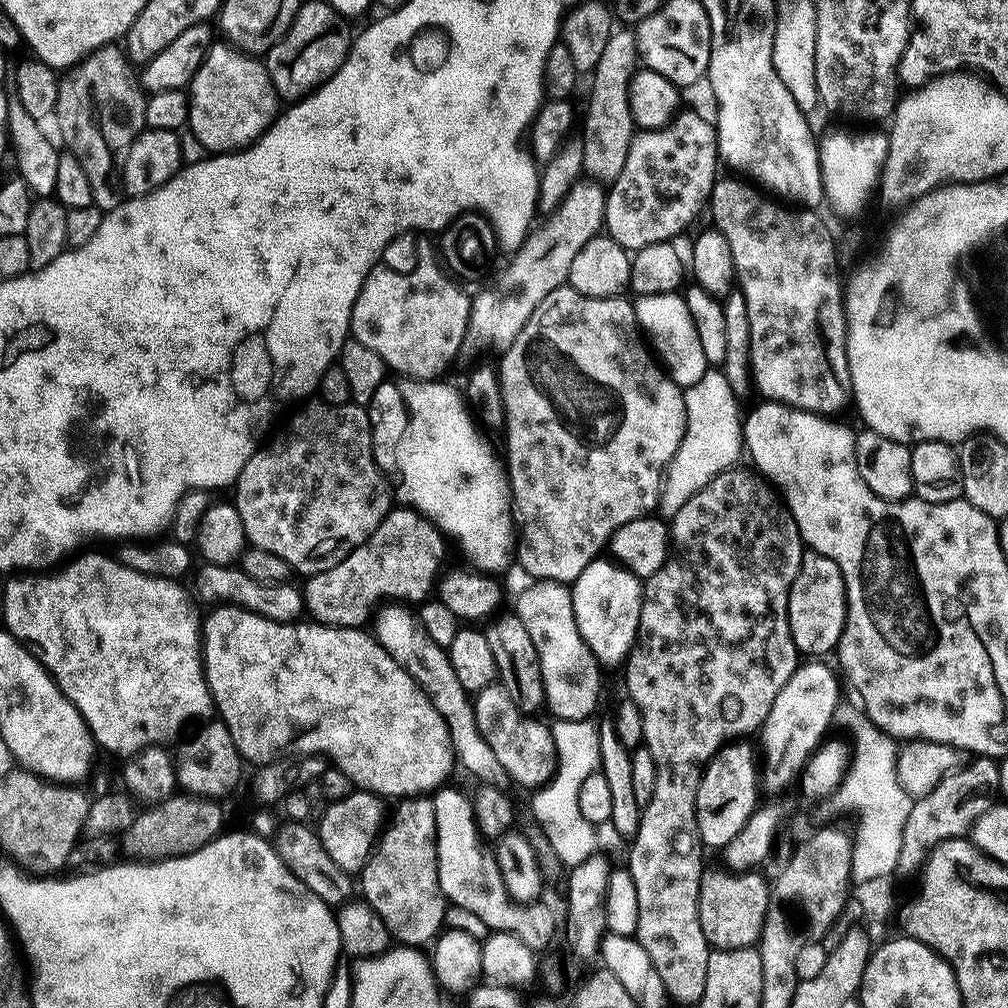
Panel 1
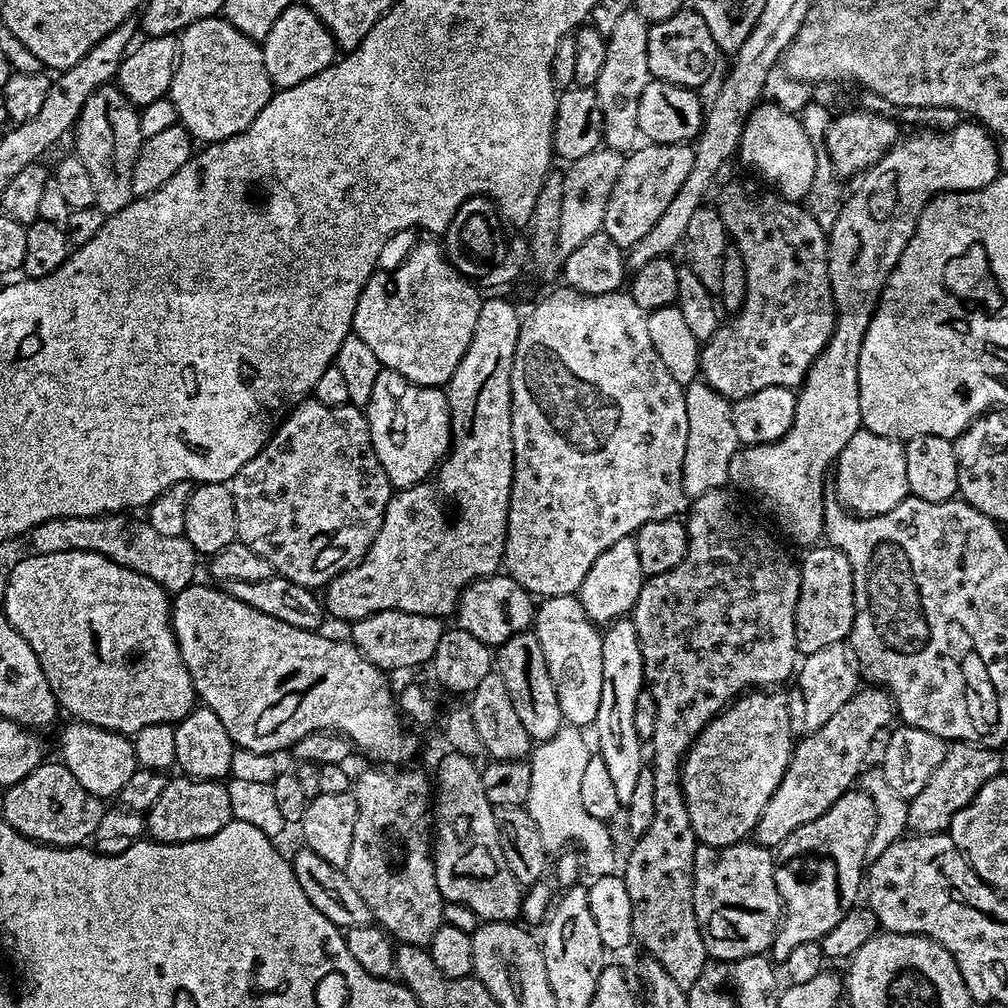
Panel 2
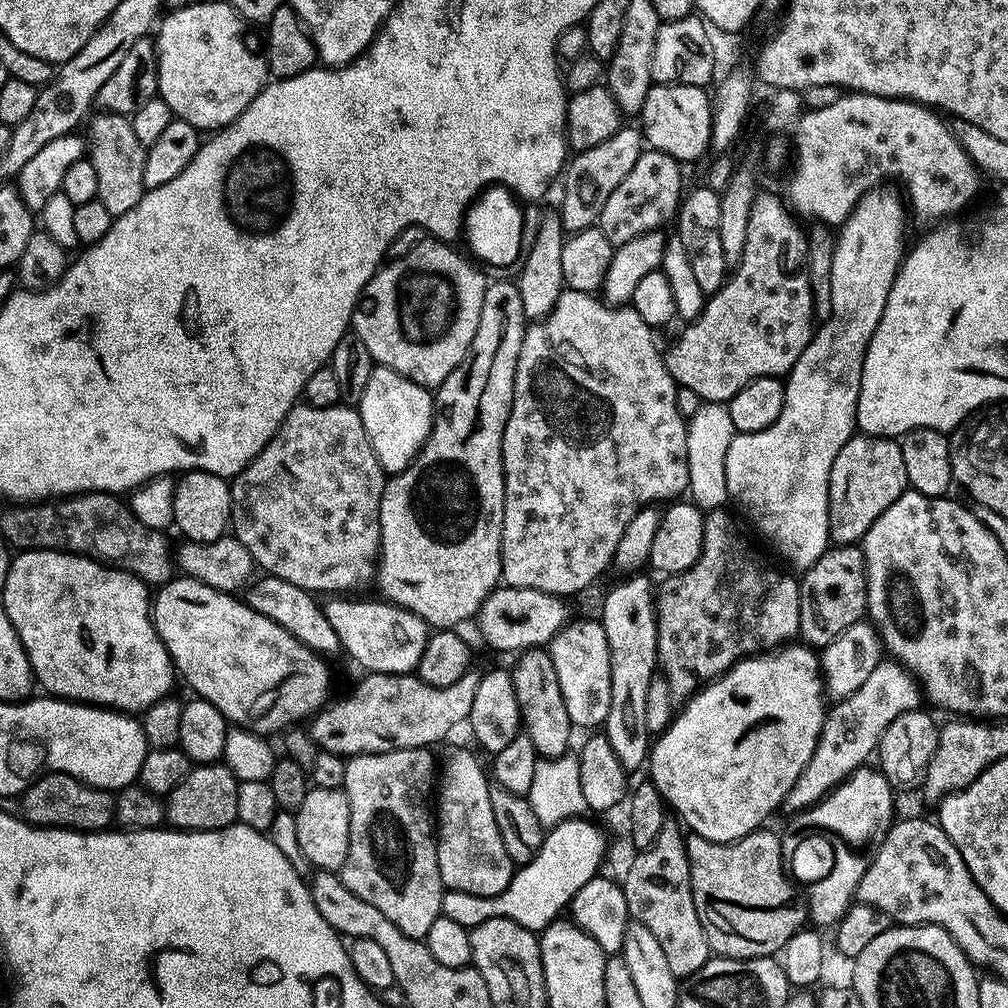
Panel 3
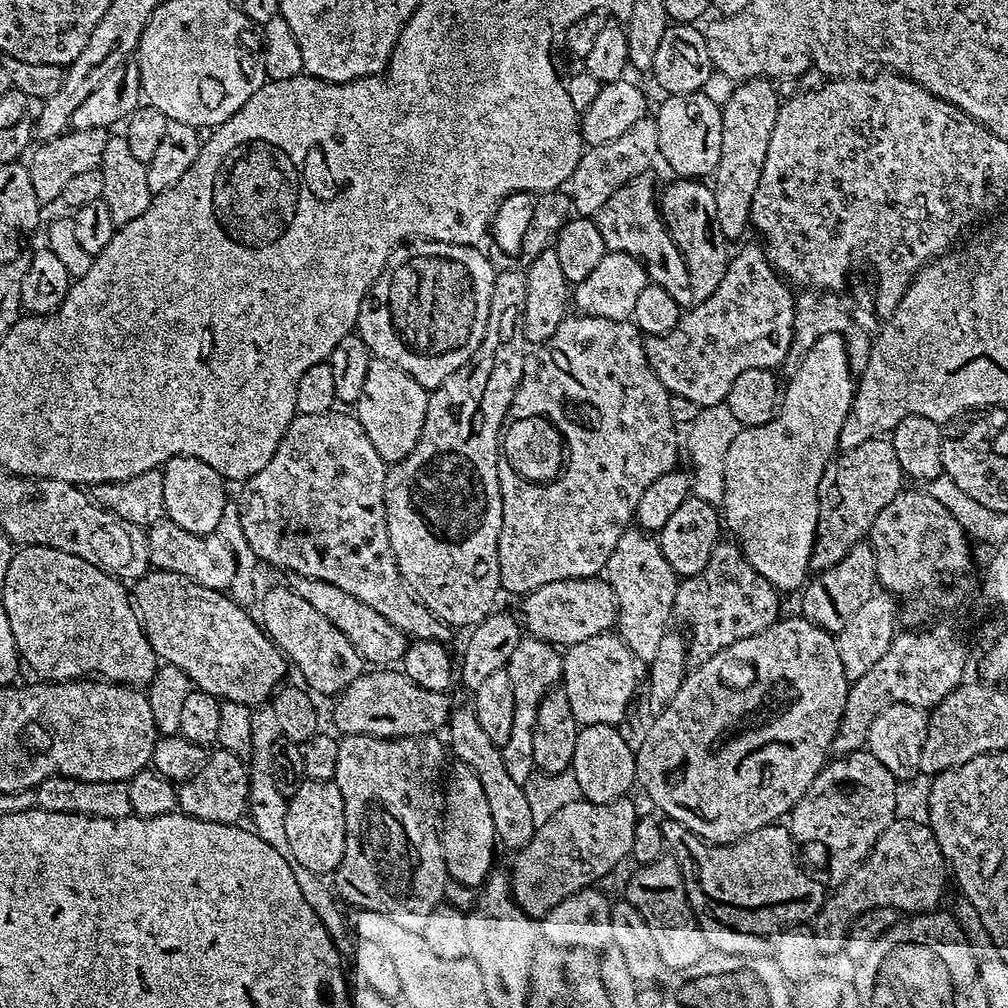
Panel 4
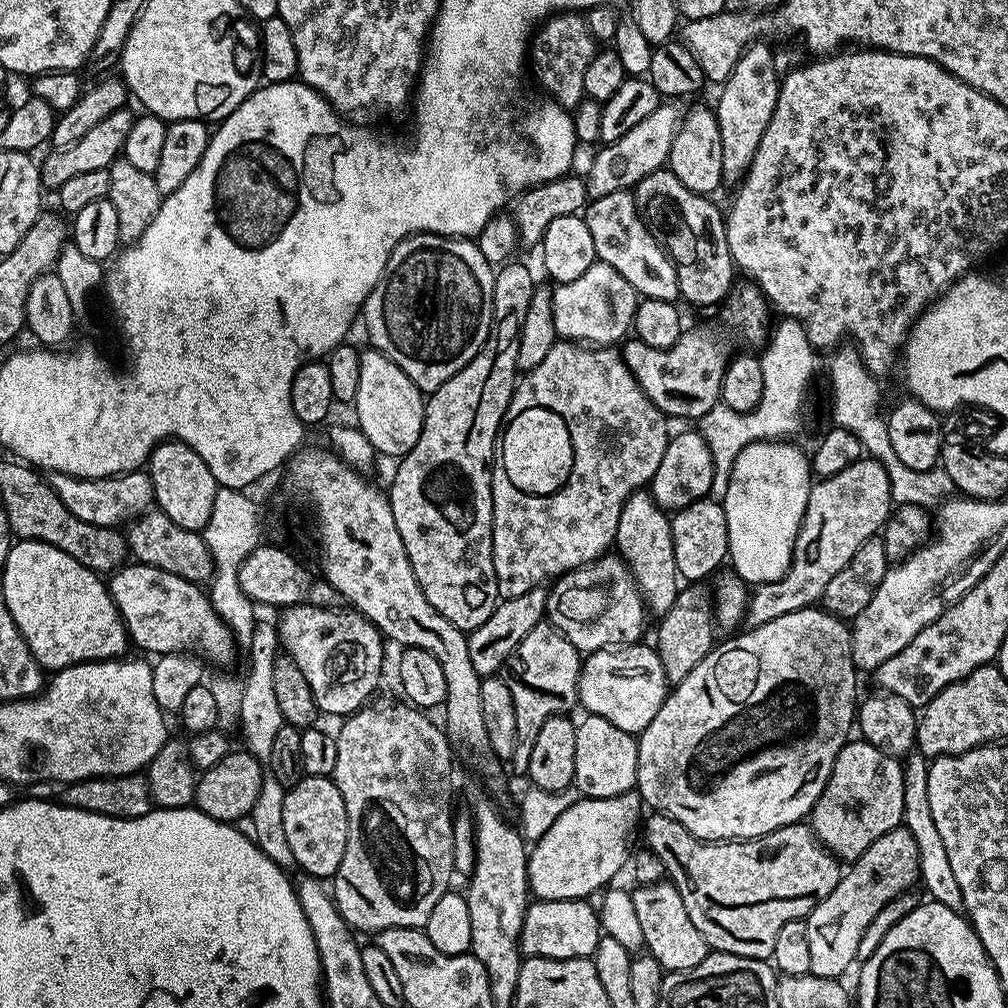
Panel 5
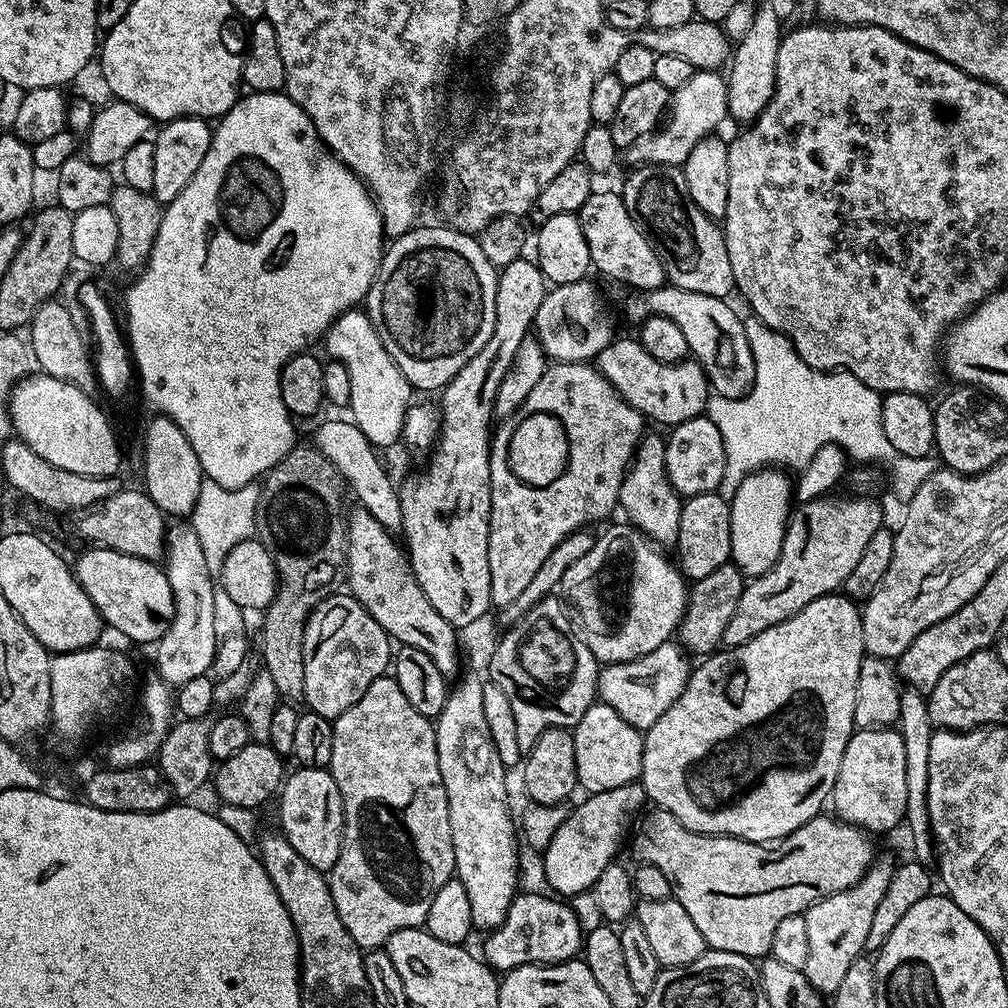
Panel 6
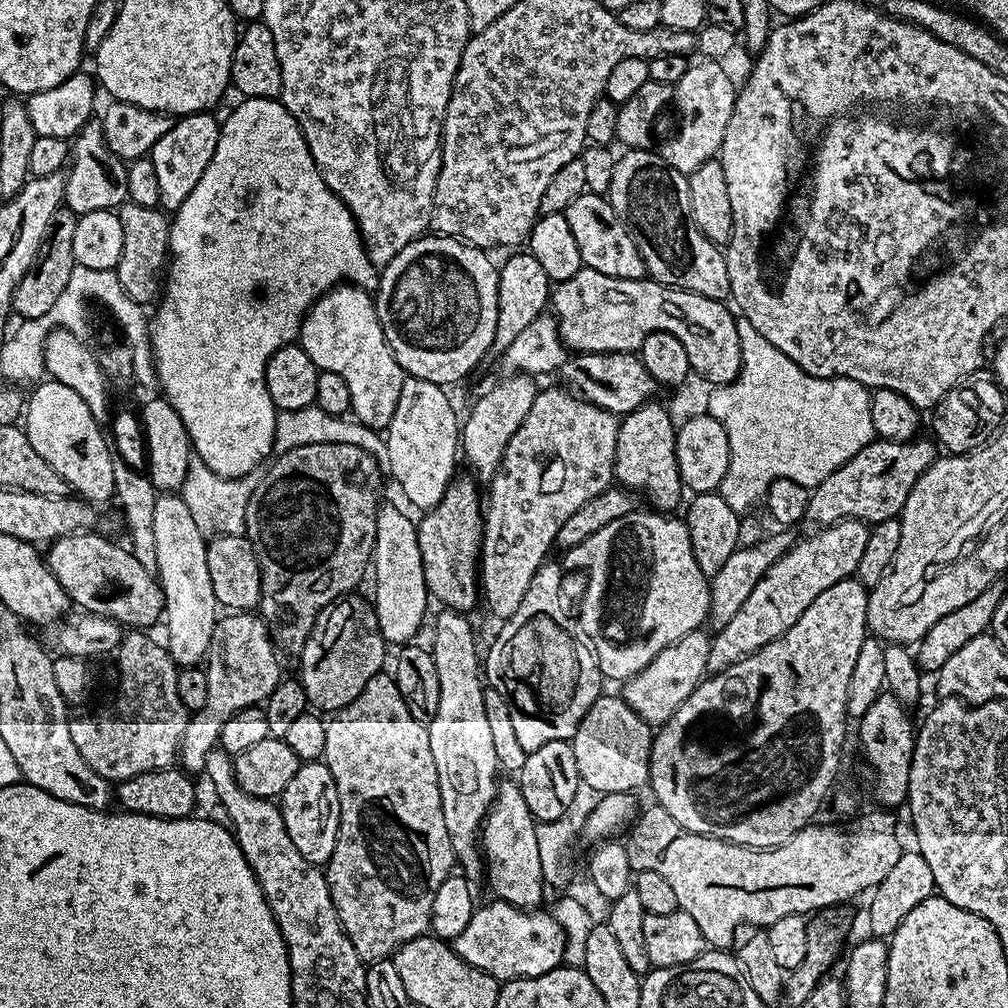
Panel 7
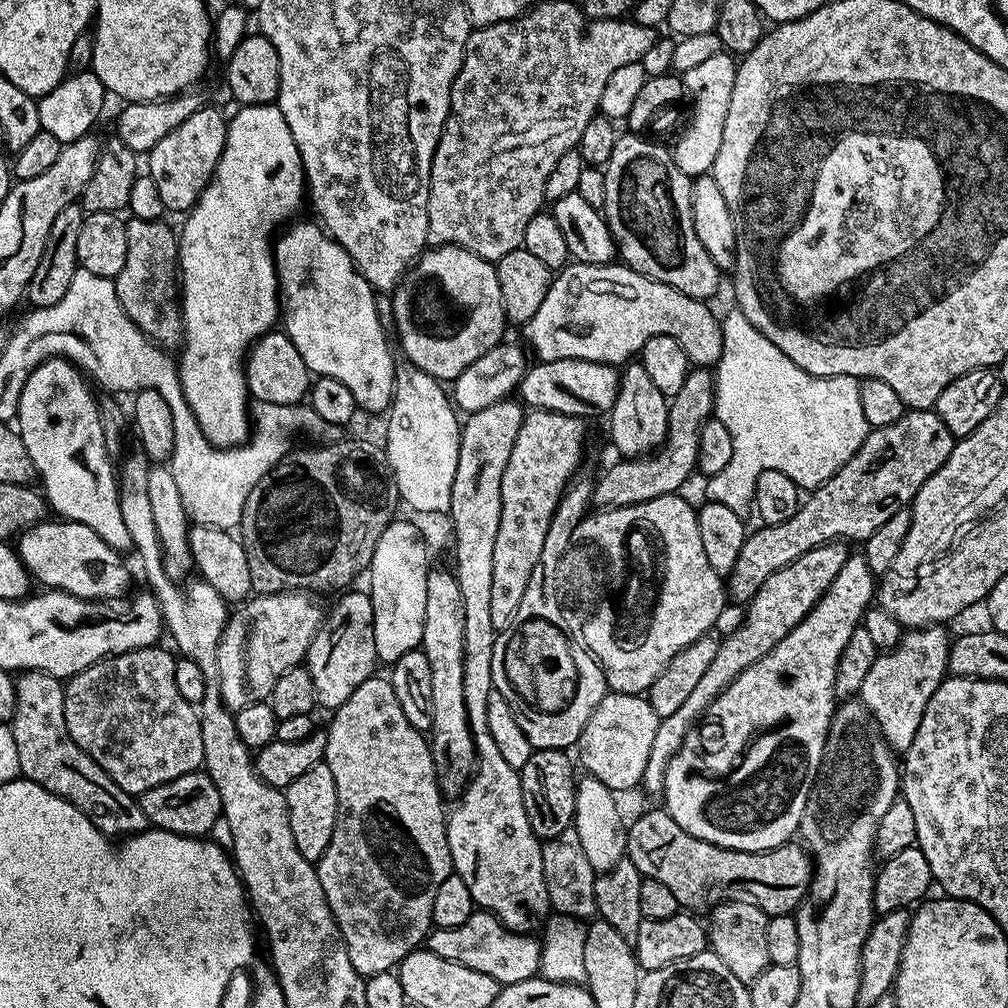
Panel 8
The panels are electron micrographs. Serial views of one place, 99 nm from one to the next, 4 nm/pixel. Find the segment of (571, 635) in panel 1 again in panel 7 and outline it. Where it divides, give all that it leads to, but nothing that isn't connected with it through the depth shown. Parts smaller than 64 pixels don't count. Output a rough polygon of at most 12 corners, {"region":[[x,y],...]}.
{"region":[[697,630],[623,681],[622,698],[663,726],[705,679],[711,645]]}

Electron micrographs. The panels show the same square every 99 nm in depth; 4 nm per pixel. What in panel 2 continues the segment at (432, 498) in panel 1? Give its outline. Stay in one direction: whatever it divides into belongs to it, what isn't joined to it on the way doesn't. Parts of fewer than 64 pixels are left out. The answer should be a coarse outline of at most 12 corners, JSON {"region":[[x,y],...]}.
{"region":[[381,367],[366,415],[393,489],[450,451],[439,387]]}

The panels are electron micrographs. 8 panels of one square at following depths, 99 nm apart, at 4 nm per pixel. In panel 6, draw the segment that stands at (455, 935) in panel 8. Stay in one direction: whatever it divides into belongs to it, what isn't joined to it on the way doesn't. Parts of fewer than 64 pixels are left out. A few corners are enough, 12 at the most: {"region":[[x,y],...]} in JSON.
{"region":[[521,891],[482,956],[503,974],[581,955],[571,903]]}

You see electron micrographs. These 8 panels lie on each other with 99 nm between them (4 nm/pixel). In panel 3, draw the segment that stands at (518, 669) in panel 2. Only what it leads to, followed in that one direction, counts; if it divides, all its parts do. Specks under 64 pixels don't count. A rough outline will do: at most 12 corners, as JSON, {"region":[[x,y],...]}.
{"region":[[543,647],[511,665],[522,730],[537,757],[569,751],[574,725]]}

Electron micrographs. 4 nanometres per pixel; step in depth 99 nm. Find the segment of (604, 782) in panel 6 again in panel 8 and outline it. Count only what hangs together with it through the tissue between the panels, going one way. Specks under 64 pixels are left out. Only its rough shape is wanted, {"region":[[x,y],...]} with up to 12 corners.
{"region":[[609,691],[578,741],[583,771],[617,794],[643,781],[660,717]]}

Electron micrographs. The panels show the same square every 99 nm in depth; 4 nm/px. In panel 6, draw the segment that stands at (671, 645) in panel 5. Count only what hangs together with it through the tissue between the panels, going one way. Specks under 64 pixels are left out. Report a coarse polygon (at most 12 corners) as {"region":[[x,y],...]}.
{"region":[[729,562],[689,587],[678,643],[696,658],[723,645],[744,573]]}

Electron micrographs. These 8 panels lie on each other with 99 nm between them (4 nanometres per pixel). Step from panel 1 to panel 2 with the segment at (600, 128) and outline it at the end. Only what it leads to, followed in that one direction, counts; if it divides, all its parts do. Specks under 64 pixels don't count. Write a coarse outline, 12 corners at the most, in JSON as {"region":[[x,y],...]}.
{"region":[[633,7],[606,38],[594,87],[602,140],[631,153],[653,79],[650,21]]}

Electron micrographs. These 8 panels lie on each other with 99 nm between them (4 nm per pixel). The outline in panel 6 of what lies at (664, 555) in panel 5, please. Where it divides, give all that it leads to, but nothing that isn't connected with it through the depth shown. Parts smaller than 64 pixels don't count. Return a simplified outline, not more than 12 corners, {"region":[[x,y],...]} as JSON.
{"region":[[646,434],[620,487],[619,511],[657,546],[675,545],[682,497],[666,440]]}

